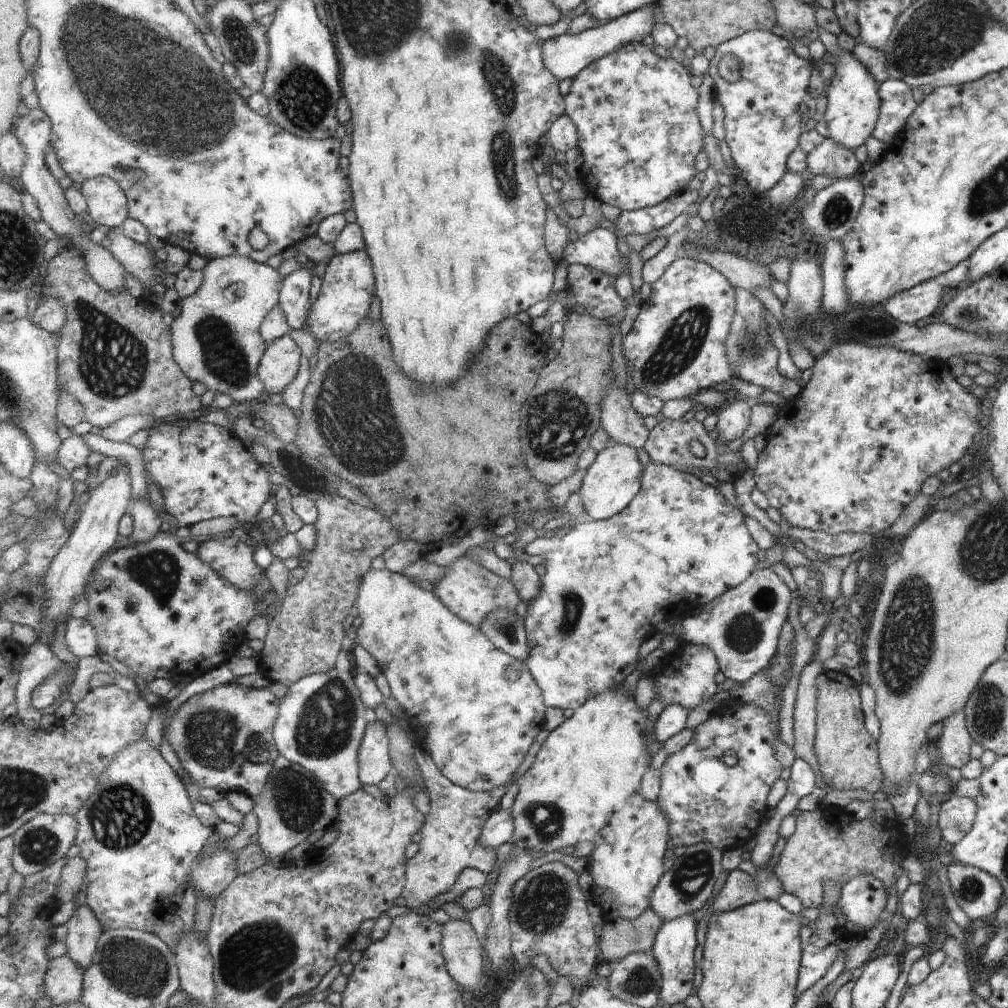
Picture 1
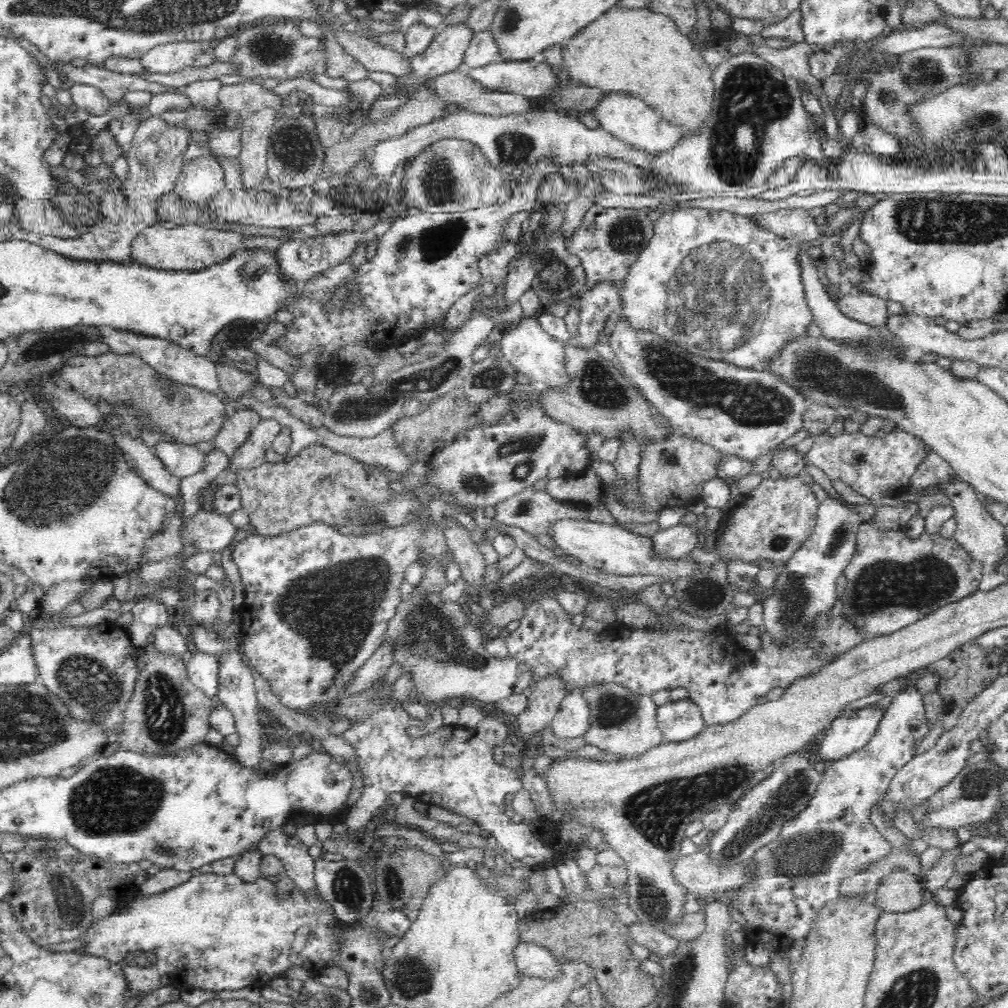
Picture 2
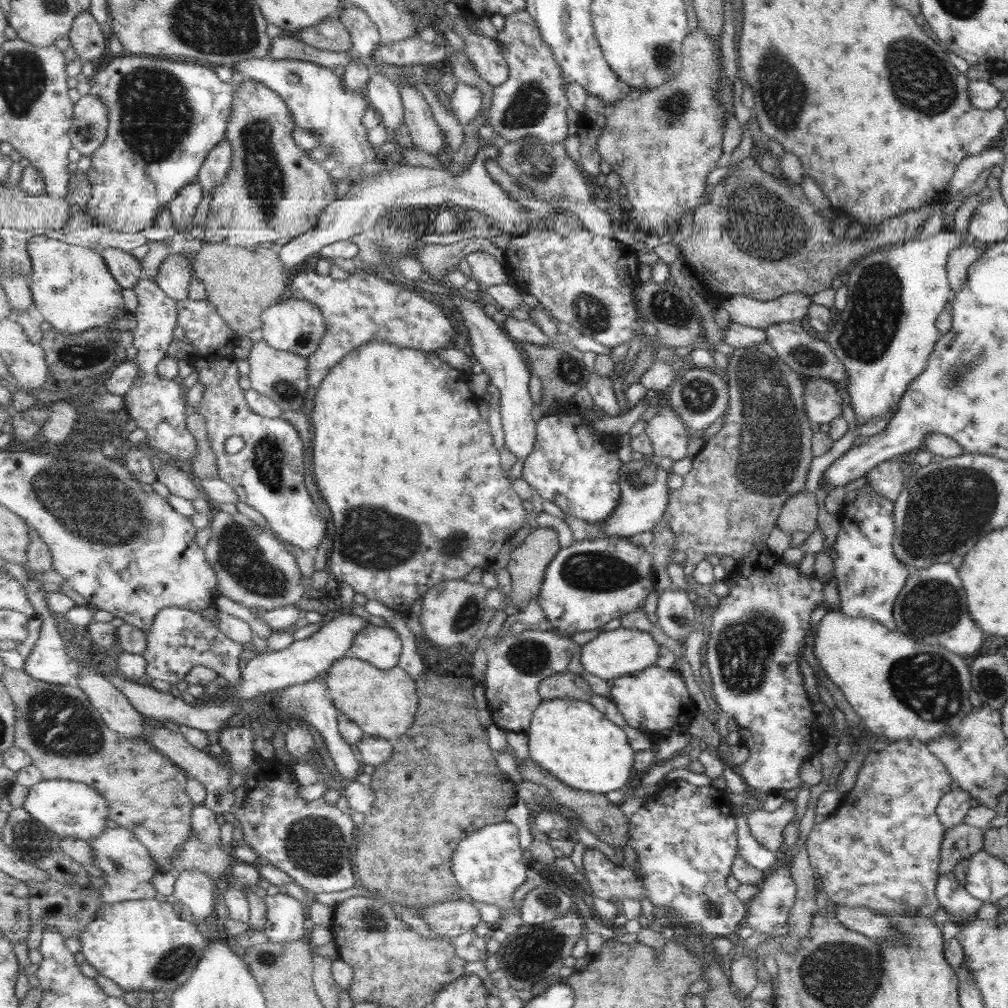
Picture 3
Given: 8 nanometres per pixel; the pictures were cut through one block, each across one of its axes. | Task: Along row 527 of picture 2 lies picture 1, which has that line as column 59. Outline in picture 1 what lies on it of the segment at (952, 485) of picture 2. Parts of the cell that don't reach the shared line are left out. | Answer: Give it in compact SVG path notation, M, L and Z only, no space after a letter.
M66 953L54 958L46 976L46 994L55 1005L80 1001L84 990L84 972Z

